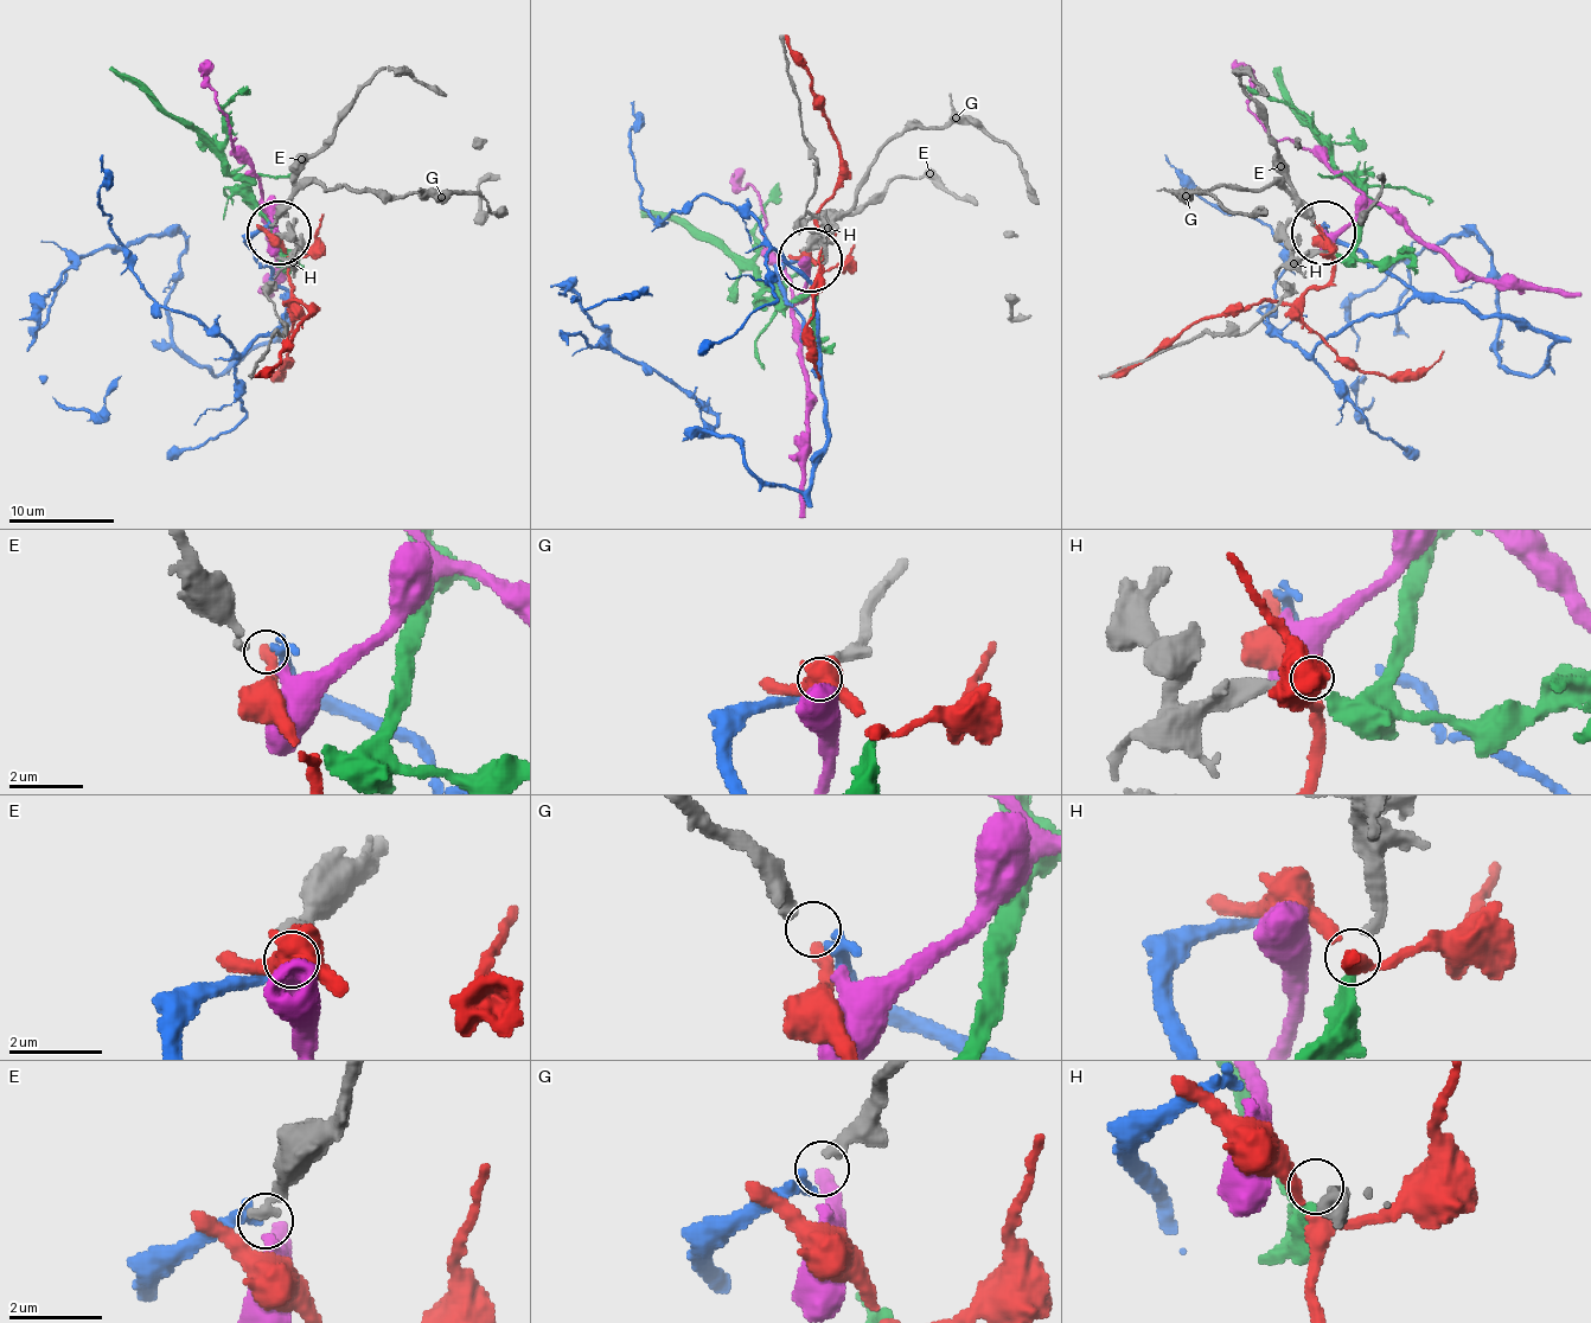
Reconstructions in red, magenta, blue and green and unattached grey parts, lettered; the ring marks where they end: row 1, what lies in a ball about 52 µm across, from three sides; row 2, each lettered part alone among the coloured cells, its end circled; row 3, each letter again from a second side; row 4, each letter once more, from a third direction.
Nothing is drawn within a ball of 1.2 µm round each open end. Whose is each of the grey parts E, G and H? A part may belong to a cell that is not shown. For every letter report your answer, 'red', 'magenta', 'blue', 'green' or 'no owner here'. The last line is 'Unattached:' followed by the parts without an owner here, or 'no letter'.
E: magenta
G: blue
H: green
Unattached: no letter

